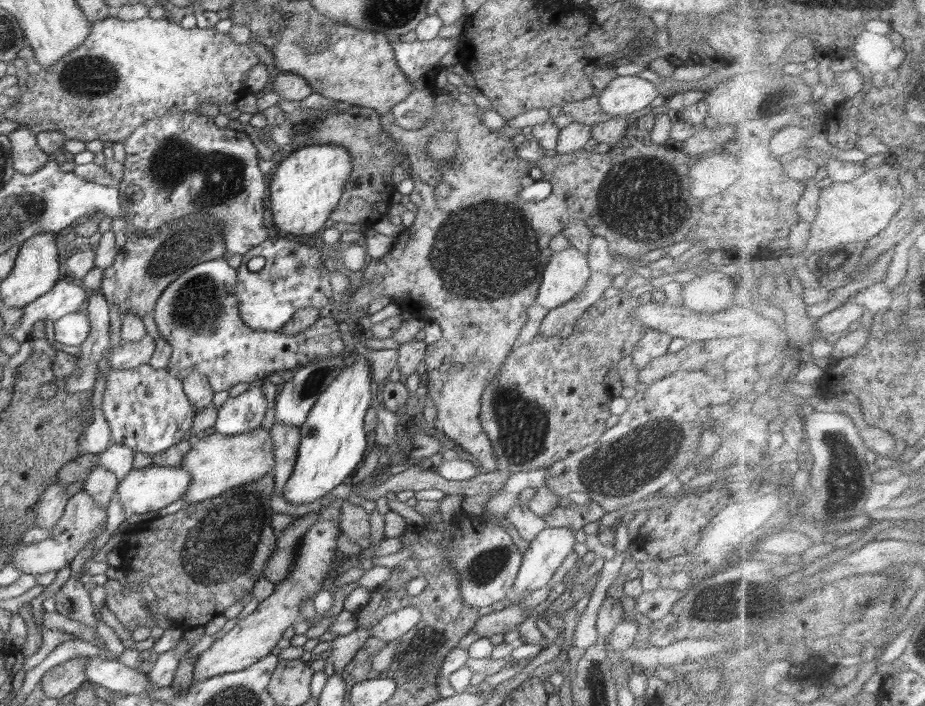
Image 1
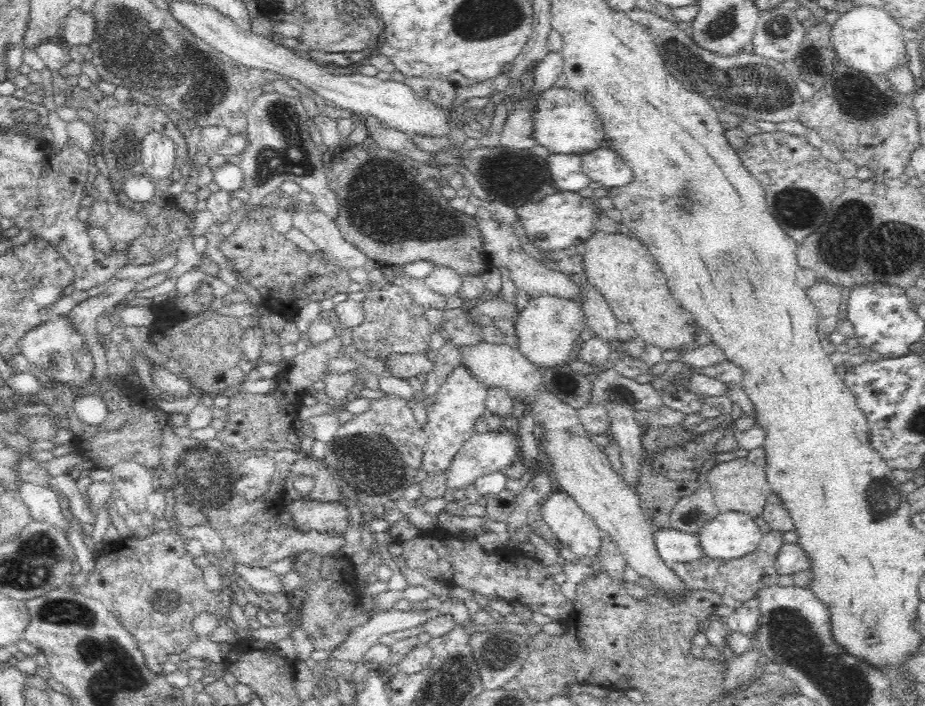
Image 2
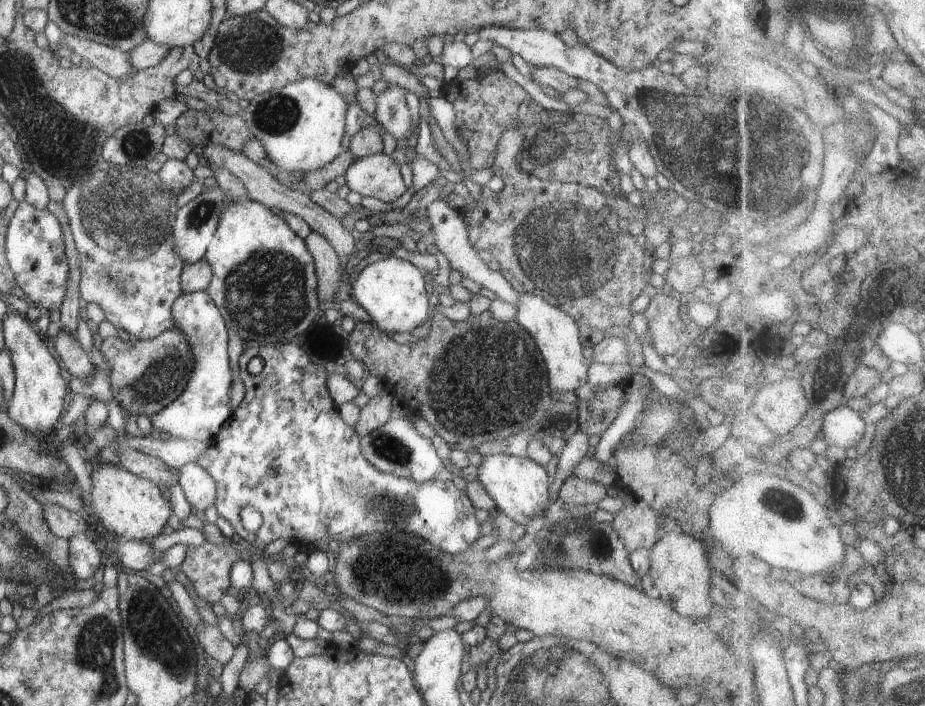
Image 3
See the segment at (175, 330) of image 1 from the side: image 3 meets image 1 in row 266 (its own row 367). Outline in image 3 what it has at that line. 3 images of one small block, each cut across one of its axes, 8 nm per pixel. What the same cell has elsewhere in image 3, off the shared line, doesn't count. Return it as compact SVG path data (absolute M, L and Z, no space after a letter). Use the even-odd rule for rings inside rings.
M208 292L183 293L172 306L173 326L176 326L190 344L194 356L194 372L184 392L163 410L152 414L152 426L171 437L212 443L224 424L235 412L230 406L231 387L234 383L228 355L227 327L218 306Z

